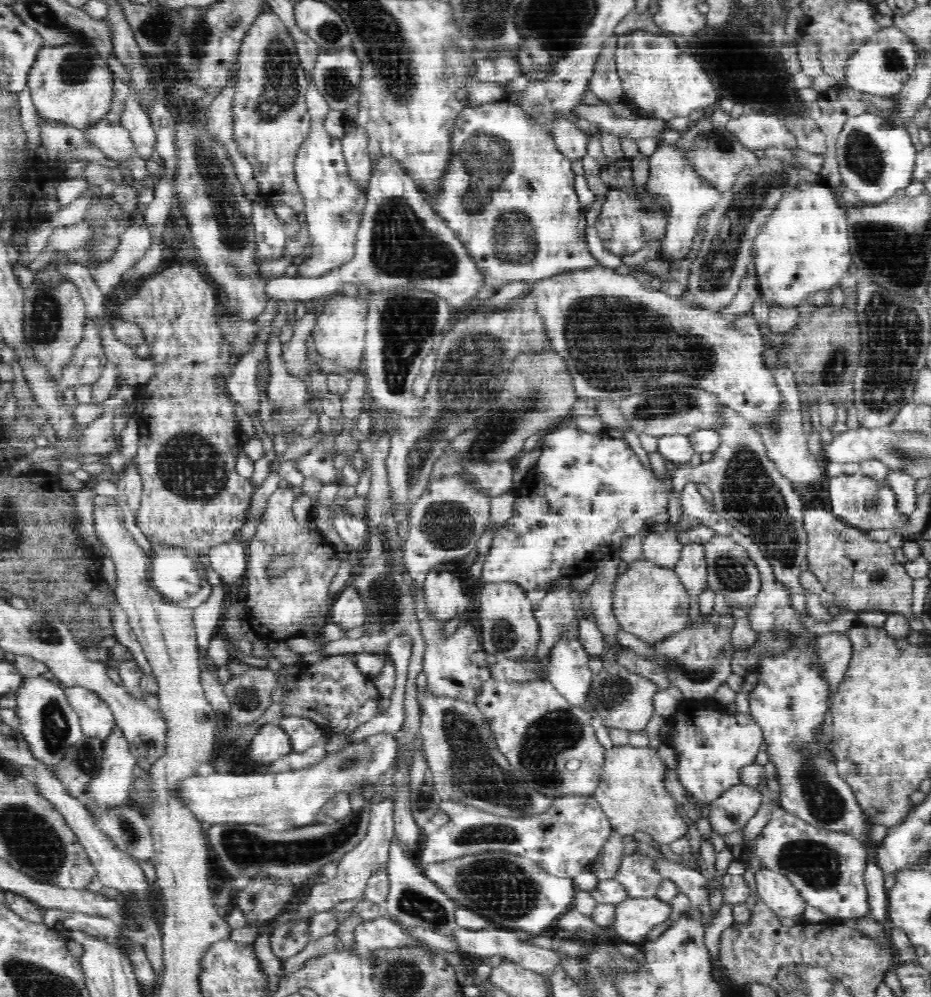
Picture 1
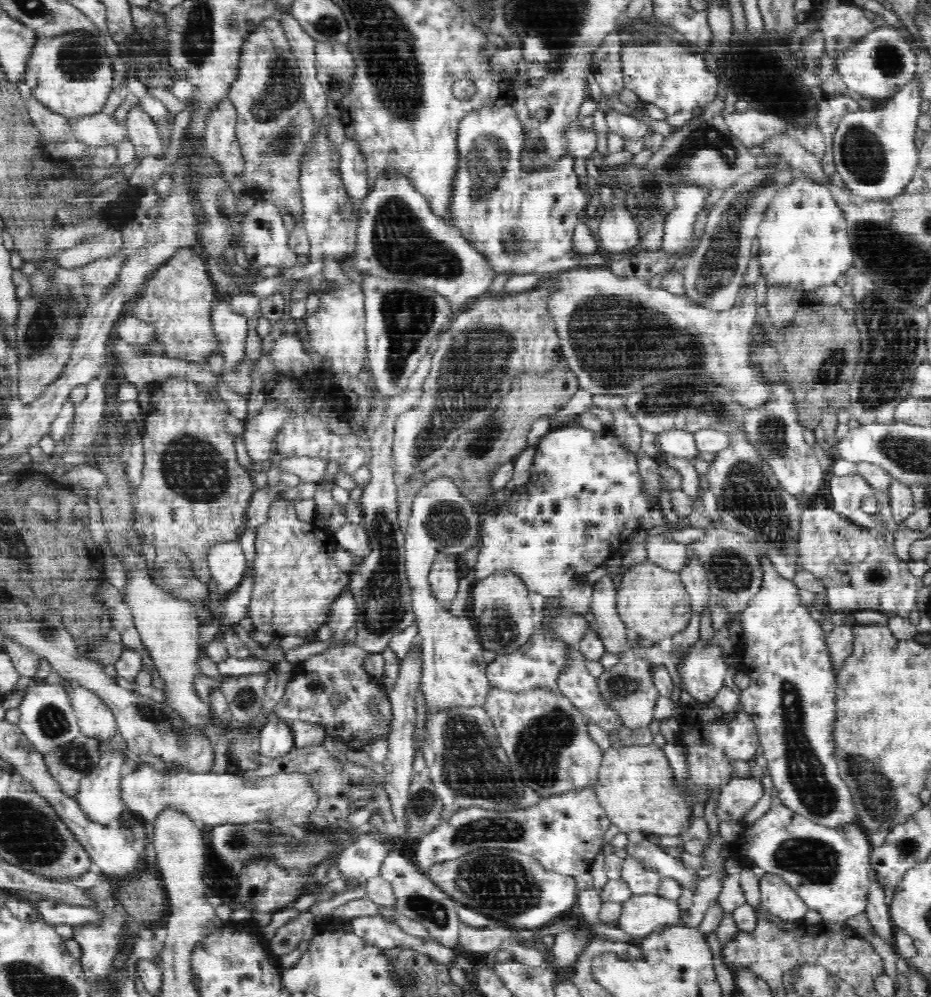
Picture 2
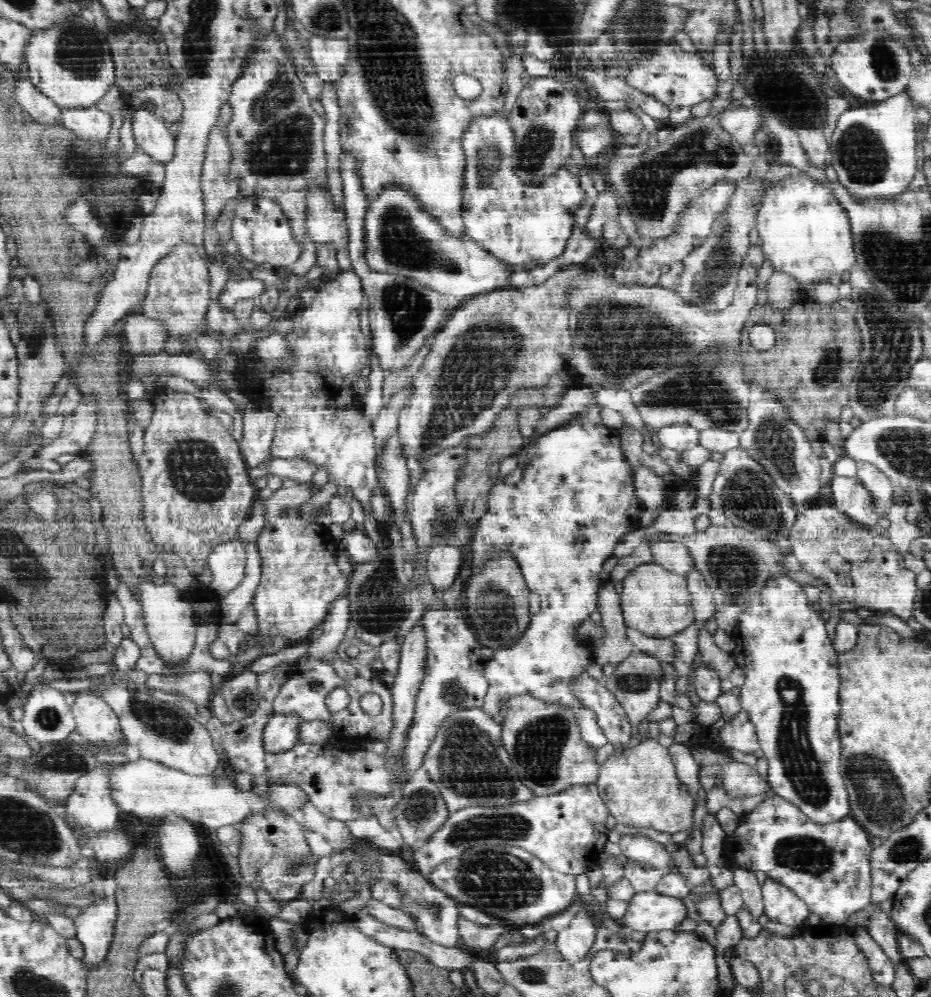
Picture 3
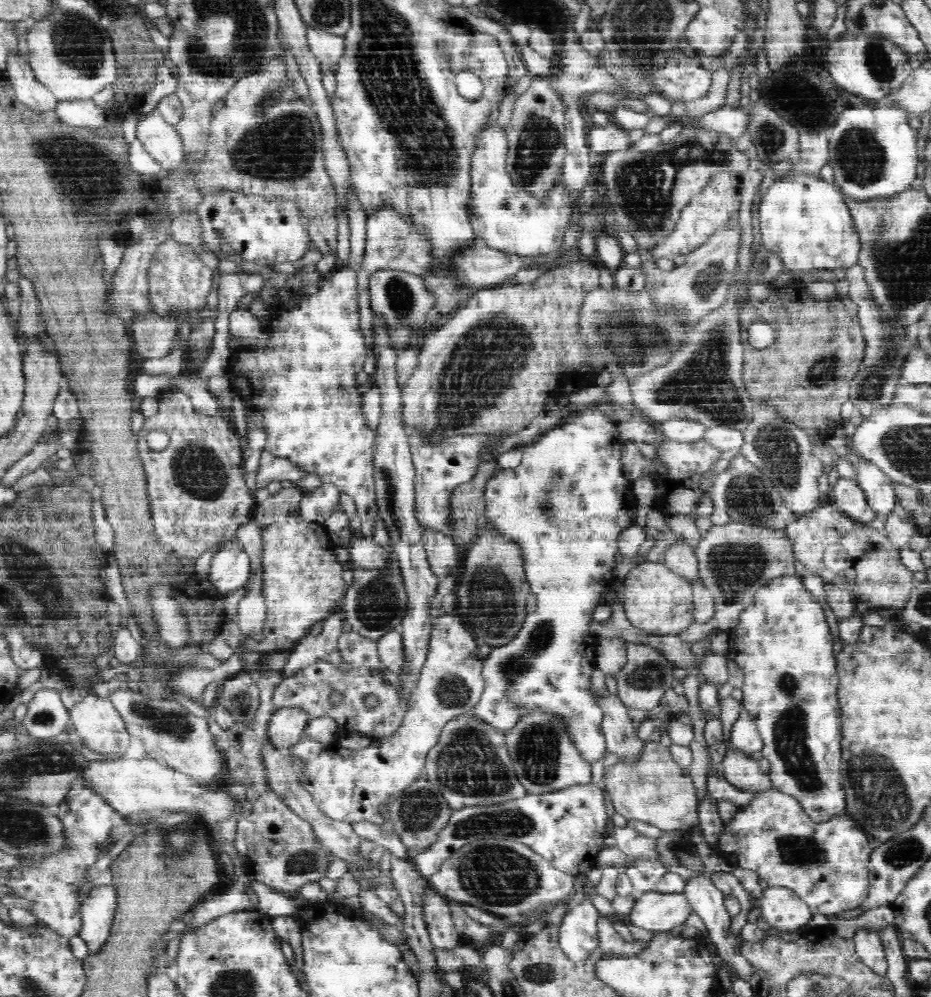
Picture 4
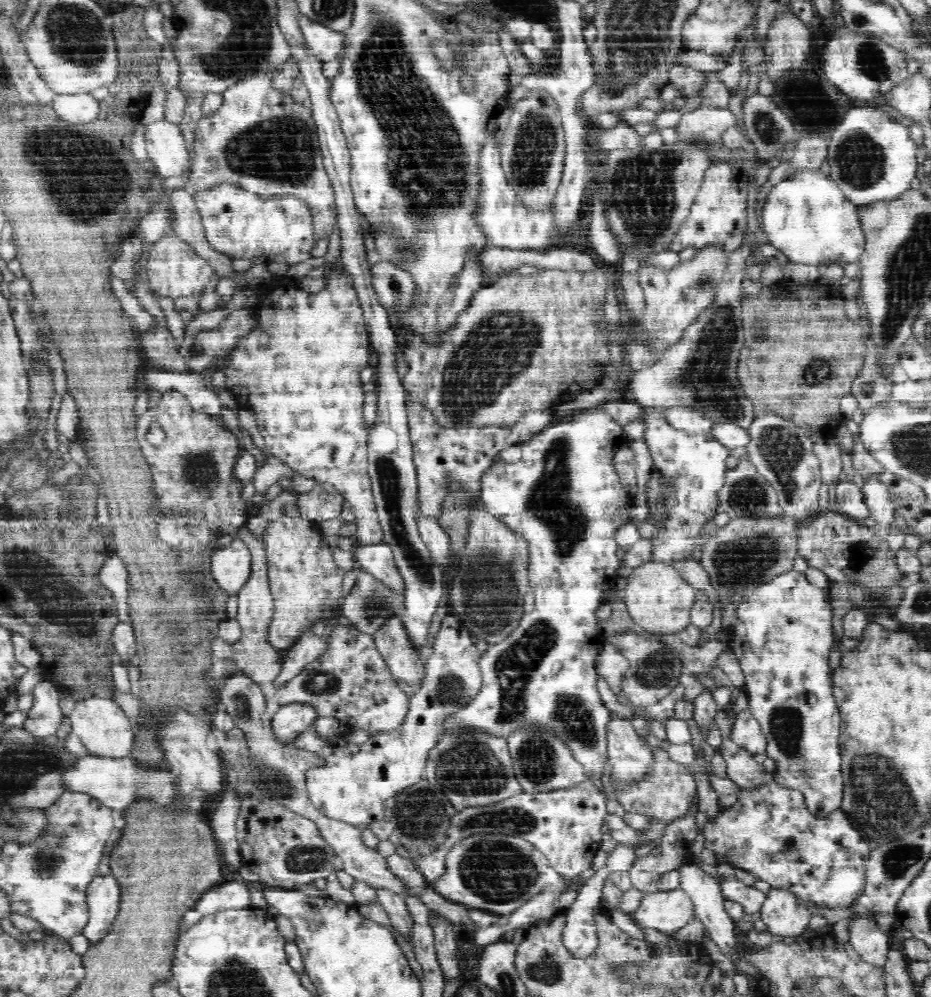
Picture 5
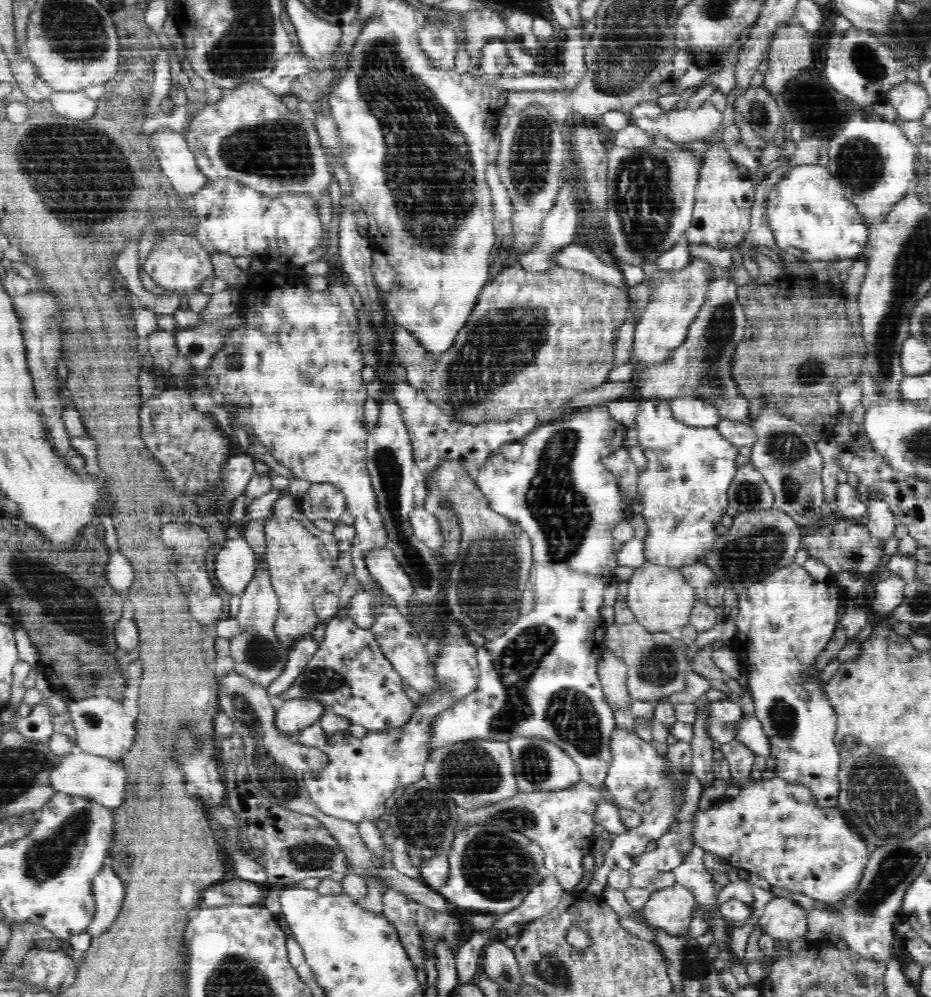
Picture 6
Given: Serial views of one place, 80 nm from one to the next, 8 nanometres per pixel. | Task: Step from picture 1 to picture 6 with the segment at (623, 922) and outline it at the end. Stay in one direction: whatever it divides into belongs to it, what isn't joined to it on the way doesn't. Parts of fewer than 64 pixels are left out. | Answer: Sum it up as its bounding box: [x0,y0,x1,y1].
[641,882,697,936]

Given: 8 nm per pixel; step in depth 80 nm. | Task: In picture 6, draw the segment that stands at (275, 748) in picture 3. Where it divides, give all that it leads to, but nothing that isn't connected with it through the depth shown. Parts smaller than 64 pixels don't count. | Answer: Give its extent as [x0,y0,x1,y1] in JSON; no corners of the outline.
[275,696,325,735]

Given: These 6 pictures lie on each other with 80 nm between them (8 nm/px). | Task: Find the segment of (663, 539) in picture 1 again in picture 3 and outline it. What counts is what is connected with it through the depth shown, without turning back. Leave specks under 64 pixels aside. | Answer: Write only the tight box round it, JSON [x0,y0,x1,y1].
[651,541,697,577]

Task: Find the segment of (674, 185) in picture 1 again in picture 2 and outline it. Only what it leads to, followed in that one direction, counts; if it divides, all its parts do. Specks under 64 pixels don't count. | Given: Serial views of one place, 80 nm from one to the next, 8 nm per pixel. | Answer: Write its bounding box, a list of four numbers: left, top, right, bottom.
[663,186,706,253]

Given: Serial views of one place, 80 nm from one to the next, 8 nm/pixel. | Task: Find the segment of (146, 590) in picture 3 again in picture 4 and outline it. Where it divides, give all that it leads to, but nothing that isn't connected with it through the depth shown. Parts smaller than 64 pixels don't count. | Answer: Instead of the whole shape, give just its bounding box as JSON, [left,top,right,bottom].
[151,587,187,649]

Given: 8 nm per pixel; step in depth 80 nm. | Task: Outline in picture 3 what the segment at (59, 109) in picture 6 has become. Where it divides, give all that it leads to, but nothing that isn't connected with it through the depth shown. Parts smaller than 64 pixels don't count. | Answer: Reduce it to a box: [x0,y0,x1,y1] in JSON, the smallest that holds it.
[60,104,112,140]

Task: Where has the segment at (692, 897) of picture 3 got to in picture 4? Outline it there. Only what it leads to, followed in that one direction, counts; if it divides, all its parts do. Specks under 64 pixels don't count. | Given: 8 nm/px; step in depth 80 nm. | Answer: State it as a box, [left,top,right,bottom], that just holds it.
[684,872,754,981]

